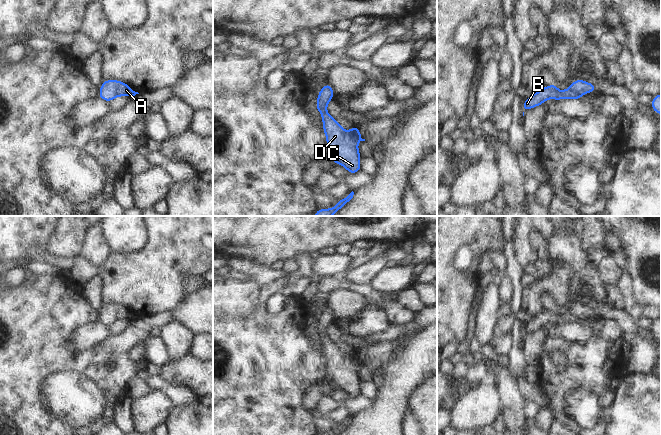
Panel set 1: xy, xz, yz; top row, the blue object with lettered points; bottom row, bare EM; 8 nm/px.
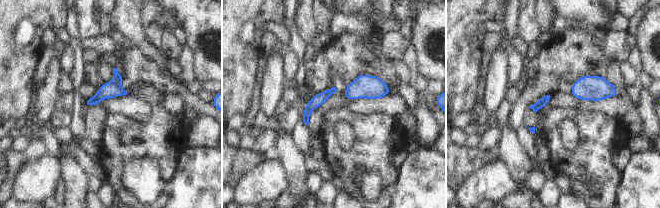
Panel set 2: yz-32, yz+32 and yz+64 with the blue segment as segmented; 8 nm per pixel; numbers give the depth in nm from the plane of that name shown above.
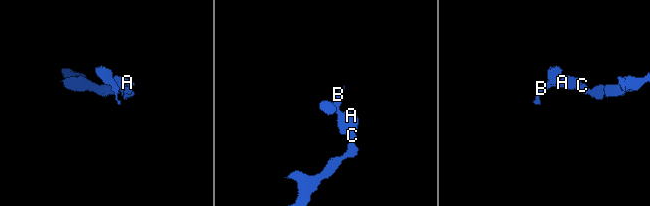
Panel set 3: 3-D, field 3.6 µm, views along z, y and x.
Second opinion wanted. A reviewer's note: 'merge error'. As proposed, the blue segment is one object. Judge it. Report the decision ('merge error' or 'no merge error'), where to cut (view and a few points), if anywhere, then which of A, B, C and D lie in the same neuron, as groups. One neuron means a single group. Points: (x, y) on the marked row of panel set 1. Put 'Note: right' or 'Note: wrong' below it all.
no merge error | no cut | A B C D
Note: wrong

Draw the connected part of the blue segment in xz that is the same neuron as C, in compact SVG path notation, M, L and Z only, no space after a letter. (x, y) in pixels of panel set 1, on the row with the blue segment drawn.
M328 83L321 88L318 93L317 105L323 122L323 130L327 140L327 153L331 156L335 164L340 164L346 168L349 174L361 171L359 148L357 144L365 141L360 137L361 132L355 126L350 131L346 131L327 112L327 104L333 99L334 93Z

